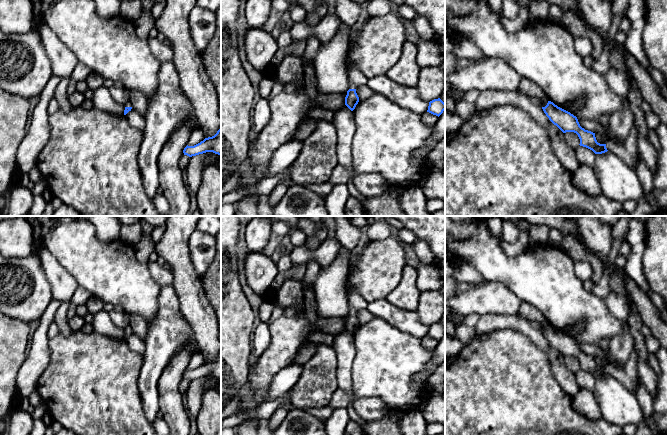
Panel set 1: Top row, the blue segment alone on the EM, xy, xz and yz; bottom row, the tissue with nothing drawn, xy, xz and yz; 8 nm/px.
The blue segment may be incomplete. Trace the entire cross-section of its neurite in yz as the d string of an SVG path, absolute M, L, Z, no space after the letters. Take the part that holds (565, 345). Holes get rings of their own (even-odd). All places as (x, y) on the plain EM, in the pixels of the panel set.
M548 325L547 329L542 331L542 333L549 344L563 357L576 357L580 363L580 370L592 374L595 378L602 378L608 375L606 368L598 367L595 357L582 352L577 341L570 336L558 331L551 325Z

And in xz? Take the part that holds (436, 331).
M438 322L429 326L427 336L439 341L444 334L445 334L445 327L440 322Z

